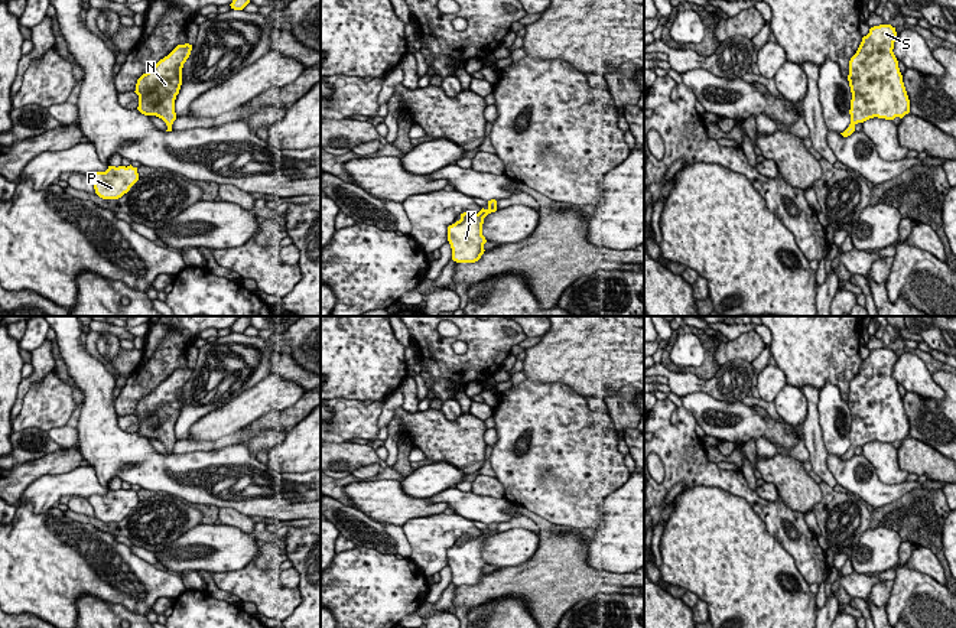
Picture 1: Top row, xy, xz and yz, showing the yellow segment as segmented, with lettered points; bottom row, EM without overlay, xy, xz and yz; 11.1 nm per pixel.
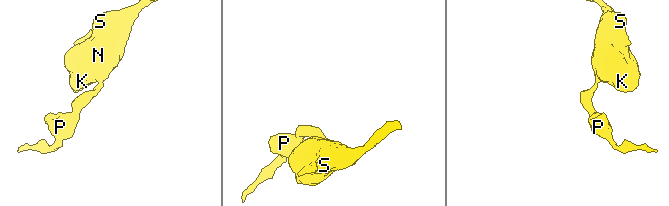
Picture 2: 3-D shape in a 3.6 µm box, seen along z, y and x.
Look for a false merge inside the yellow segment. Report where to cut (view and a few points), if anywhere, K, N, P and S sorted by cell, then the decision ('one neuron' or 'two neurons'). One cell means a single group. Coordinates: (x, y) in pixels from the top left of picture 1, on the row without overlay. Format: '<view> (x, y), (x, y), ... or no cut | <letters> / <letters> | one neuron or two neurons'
no cut | K N P S | one neuron

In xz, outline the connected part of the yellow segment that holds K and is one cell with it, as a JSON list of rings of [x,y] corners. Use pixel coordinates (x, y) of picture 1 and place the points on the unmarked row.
[[[488,524],[488,531],[481,533],[472,538],[468,536],[461,537],[461,543],[448,550],[448,564],[452,572],[452,583],[456,586],[475,586],[484,577],[484,567],[487,566],[482,559],[484,541],[497,534],[497,524]]]

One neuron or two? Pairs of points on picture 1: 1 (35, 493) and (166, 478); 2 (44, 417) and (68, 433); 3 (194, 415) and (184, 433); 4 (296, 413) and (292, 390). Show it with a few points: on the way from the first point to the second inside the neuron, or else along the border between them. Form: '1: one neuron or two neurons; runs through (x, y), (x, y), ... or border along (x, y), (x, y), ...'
1: two neurons; border along (87, 464), (94, 469), (97, 480), (107, 487)
2: two neurons; border along (65, 425), (46, 430)
3: one neuron; runs through (189, 419), (184, 429)
4: two neurons; border along (305, 390), (290, 406), (269, 410), (263, 416)

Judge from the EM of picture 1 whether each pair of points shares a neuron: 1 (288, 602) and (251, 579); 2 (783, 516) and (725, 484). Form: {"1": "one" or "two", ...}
{"1": "one", "2": "one"}

